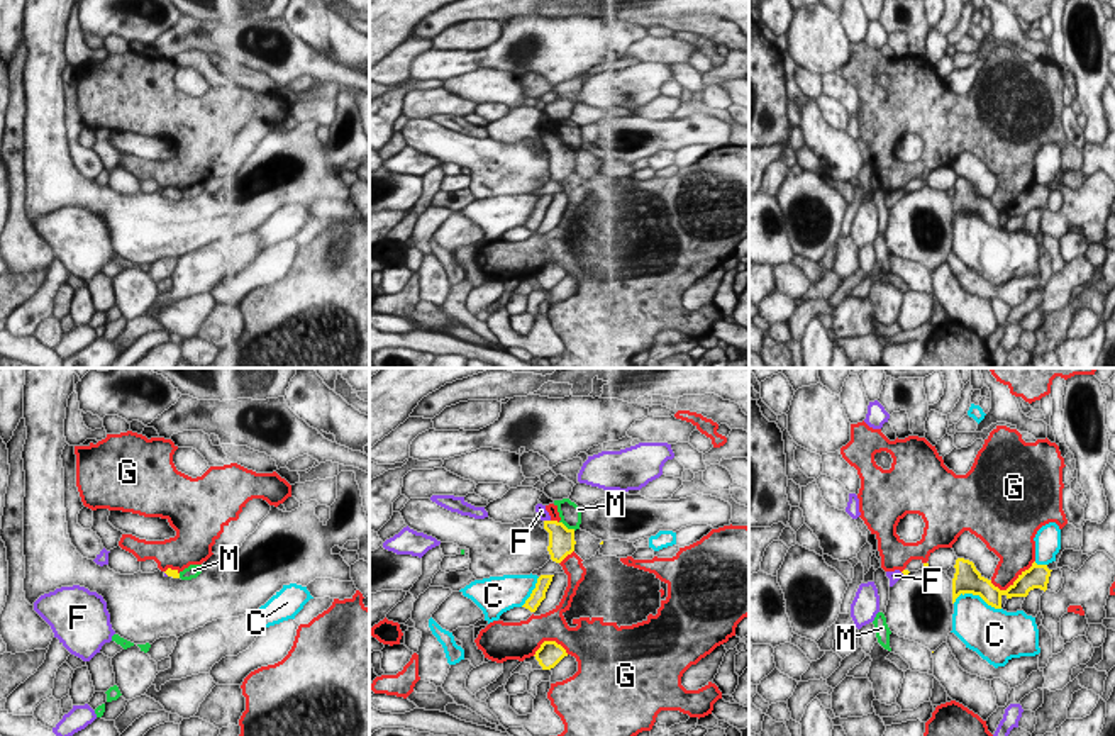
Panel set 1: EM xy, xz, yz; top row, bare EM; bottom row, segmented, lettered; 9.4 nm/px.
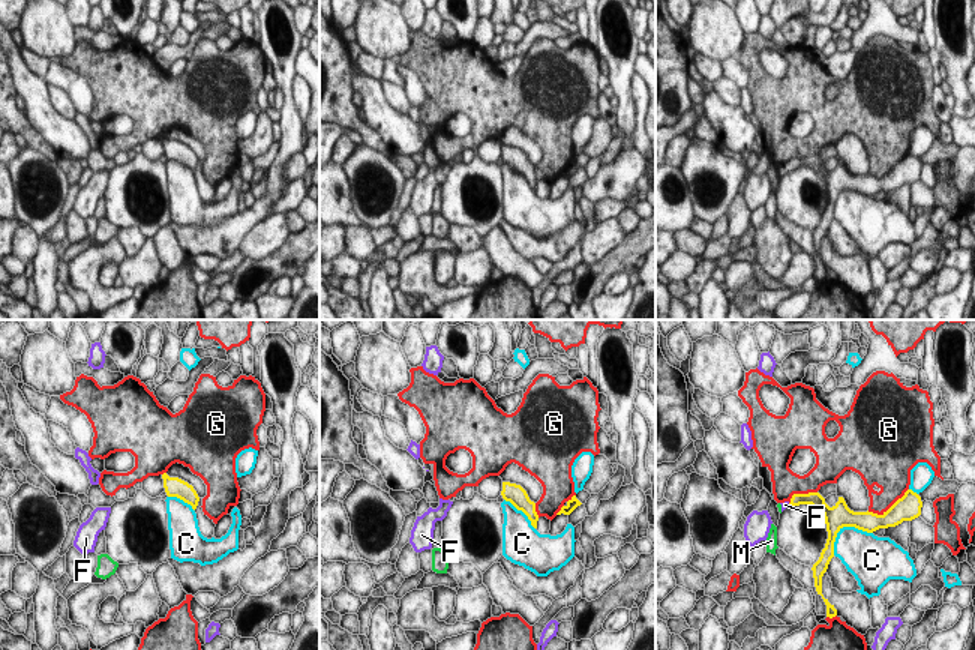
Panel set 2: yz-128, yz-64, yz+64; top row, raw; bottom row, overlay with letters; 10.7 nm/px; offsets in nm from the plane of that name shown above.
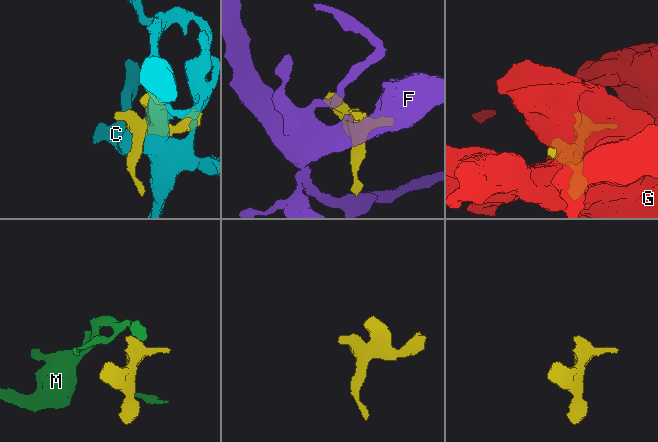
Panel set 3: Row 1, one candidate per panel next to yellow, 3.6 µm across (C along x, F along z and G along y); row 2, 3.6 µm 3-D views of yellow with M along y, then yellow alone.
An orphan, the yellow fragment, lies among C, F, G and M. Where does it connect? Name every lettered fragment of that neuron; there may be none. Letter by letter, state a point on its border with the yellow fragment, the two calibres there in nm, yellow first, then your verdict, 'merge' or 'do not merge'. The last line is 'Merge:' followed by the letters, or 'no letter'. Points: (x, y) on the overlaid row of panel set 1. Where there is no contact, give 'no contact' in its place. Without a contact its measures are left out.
C: contact yz (976, 594); calibres 260 and 400 nm; do not merge
F: contact xz (548, 521); calibres 260 and 100 nm; merge
G: contact yz (1014, 582); calibres 220 and 320 nm; do not merge
M: contact xz (566, 528); calibres 260 and 200 nm; do not merge
Merge: F

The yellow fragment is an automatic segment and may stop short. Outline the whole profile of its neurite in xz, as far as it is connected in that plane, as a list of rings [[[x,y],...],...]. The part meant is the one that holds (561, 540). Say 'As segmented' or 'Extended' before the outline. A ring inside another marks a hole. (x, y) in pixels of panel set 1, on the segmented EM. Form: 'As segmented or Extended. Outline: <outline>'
Extended. Outline: [[[537,504],[535,512],[544,522],[544,529],[549,532],[547,551],[551,560],[561,563],[568,555],[574,551],[574,529],[568,529],[563,522],[552,521],[546,505]]]

